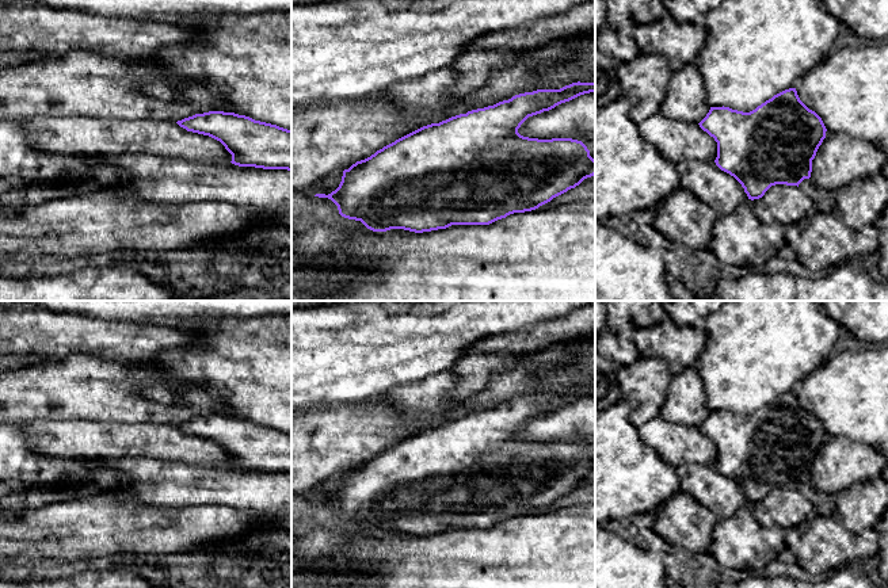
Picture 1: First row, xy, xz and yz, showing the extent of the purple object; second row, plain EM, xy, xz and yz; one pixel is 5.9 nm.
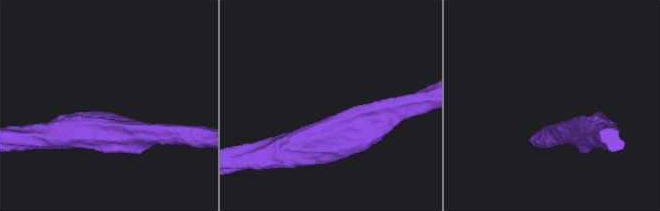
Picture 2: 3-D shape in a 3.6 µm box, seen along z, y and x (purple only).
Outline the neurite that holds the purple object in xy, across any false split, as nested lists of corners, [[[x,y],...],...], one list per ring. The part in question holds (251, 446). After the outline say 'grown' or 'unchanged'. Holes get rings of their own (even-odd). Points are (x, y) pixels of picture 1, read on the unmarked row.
[[[224,415],[195,417],[176,427],[187,435],[209,439],[220,444],[232,458],[230,466],[235,469],[291,474],[291,434]]]; unchanged

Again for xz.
[[[578,385],[560,393],[537,393],[423,429],[384,450],[370,461],[357,465],[343,474],[342,485],[335,495],[315,500],[331,503],[342,520],[361,524],[373,535],[404,532],[423,537],[446,532],[451,528],[489,528],[514,516],[536,513],[575,492],[584,482],[594,480],[595,463],[582,444],[529,442],[521,439],[518,432],[529,420],[549,415],[590,396],[595,396],[595,386]]]; unchanged

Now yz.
[[[789,392],[774,398],[750,416],[724,409],[710,411],[706,420],[698,428],[717,446],[716,469],[733,480],[751,504],[762,501],[771,489],[786,488],[799,490],[804,482],[809,482],[812,463],[827,435],[822,421],[800,404],[796,392]]]; unchanged

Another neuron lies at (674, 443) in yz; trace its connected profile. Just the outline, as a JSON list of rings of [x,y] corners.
[[[658,416],[639,427],[640,439],[649,446],[664,462],[674,467],[682,463],[714,465],[717,461],[717,446],[698,427],[687,427],[664,420]]]

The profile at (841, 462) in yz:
[[[836,435],[819,450],[811,484],[816,490],[835,496],[857,482],[881,476],[885,463],[879,448]]]

